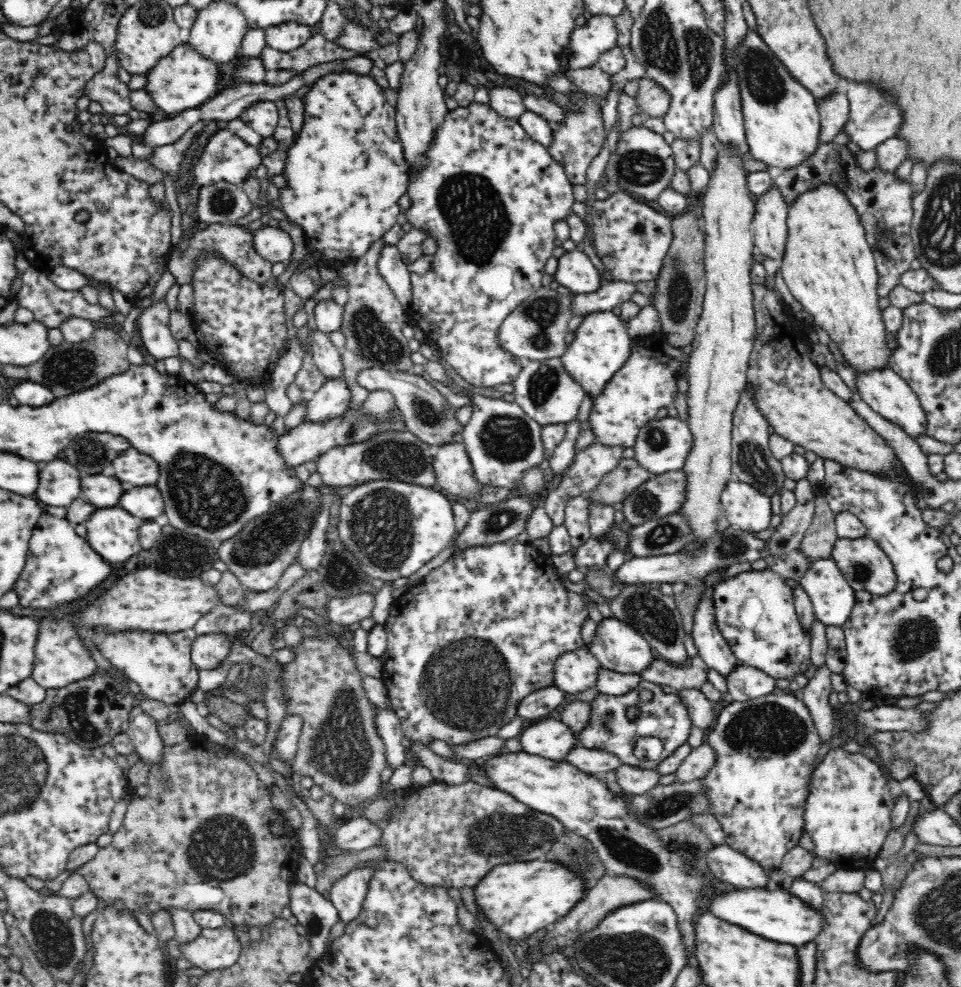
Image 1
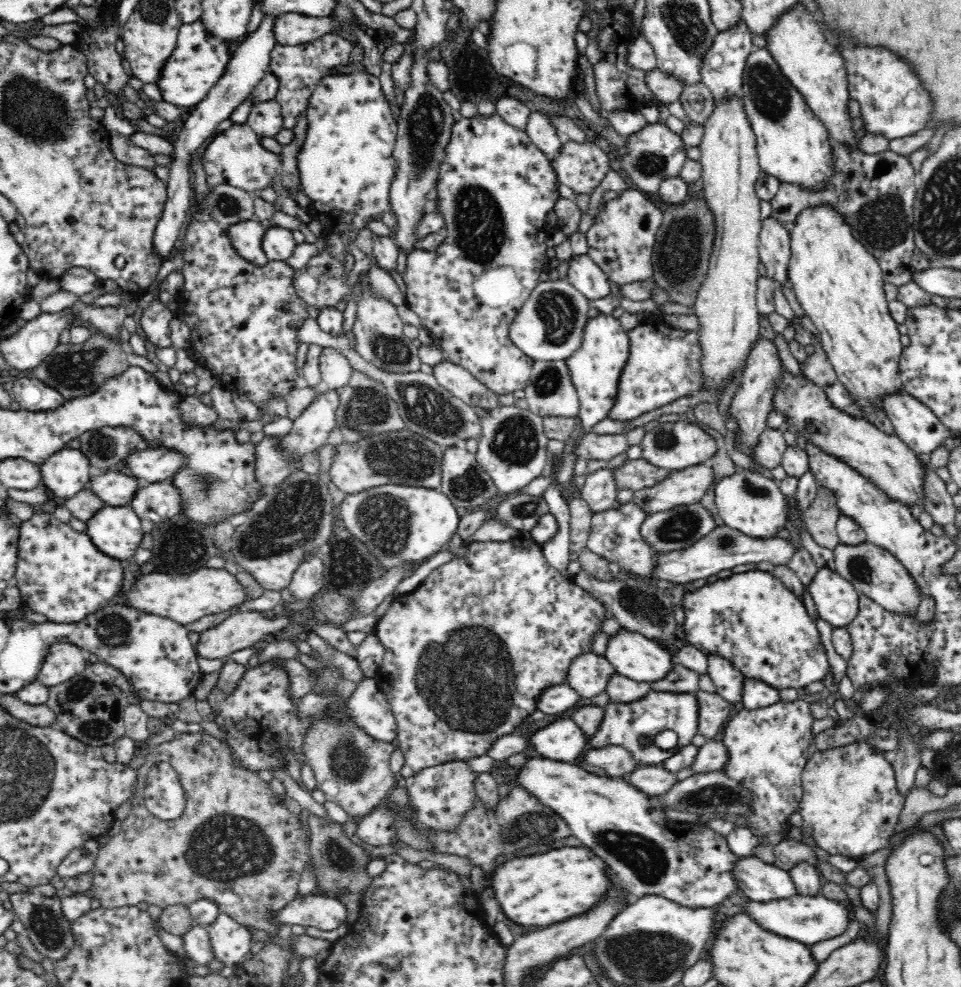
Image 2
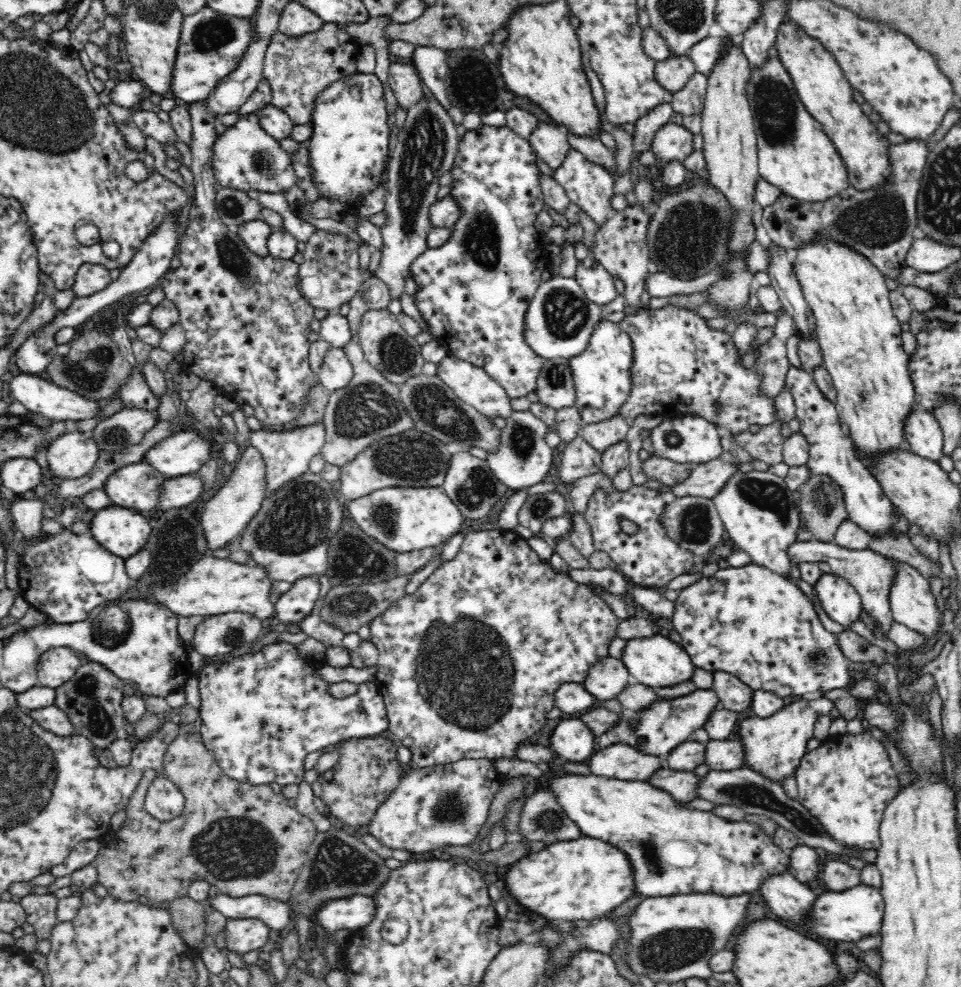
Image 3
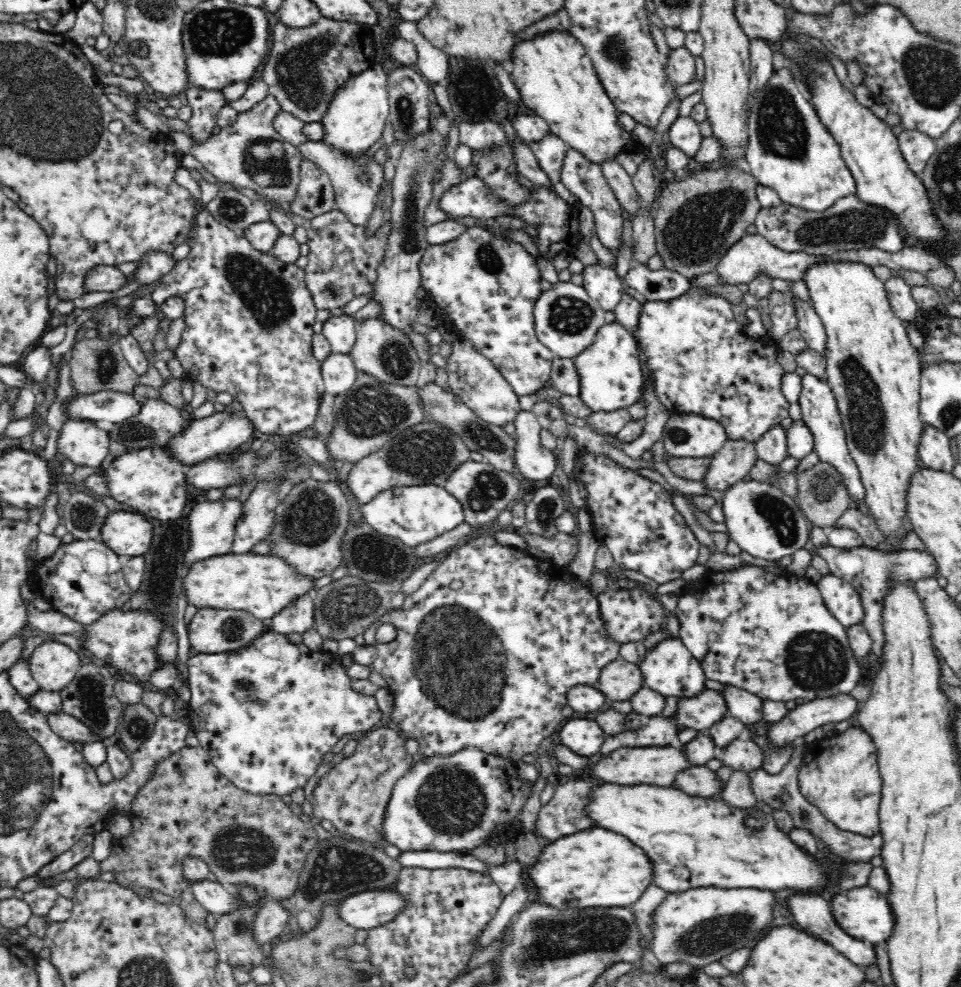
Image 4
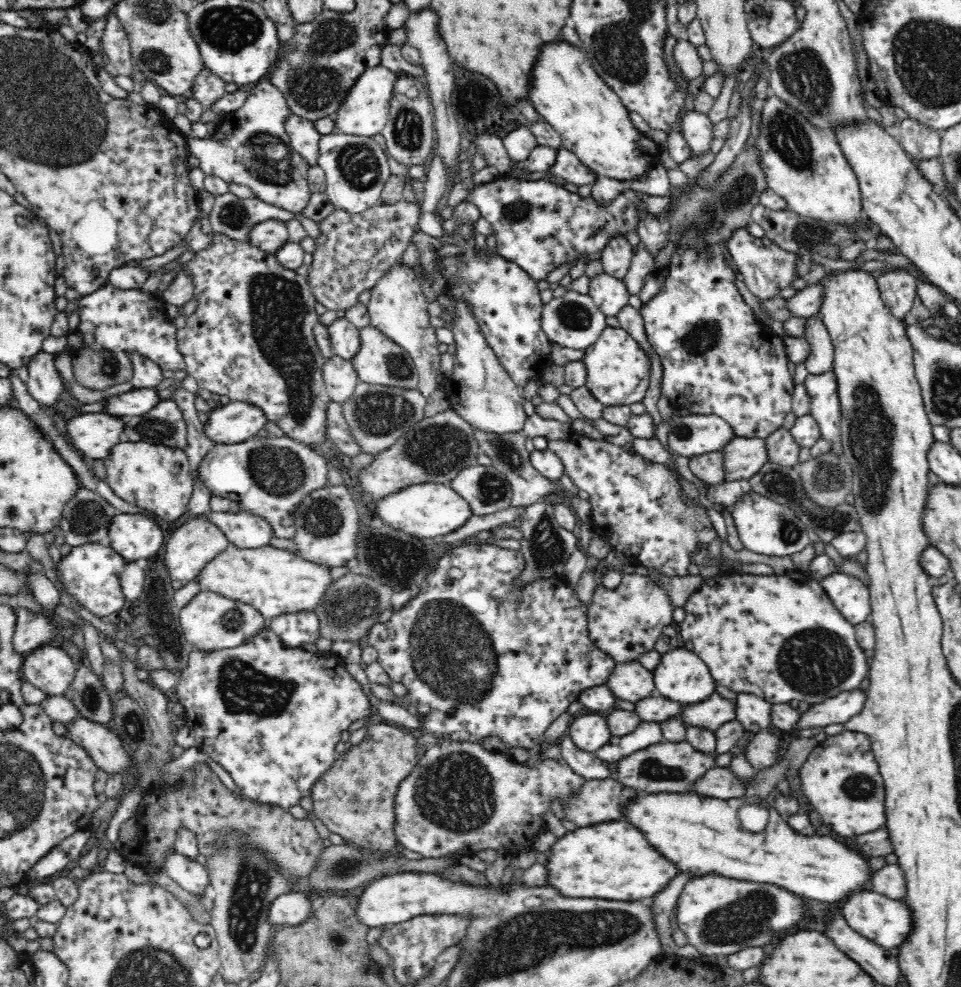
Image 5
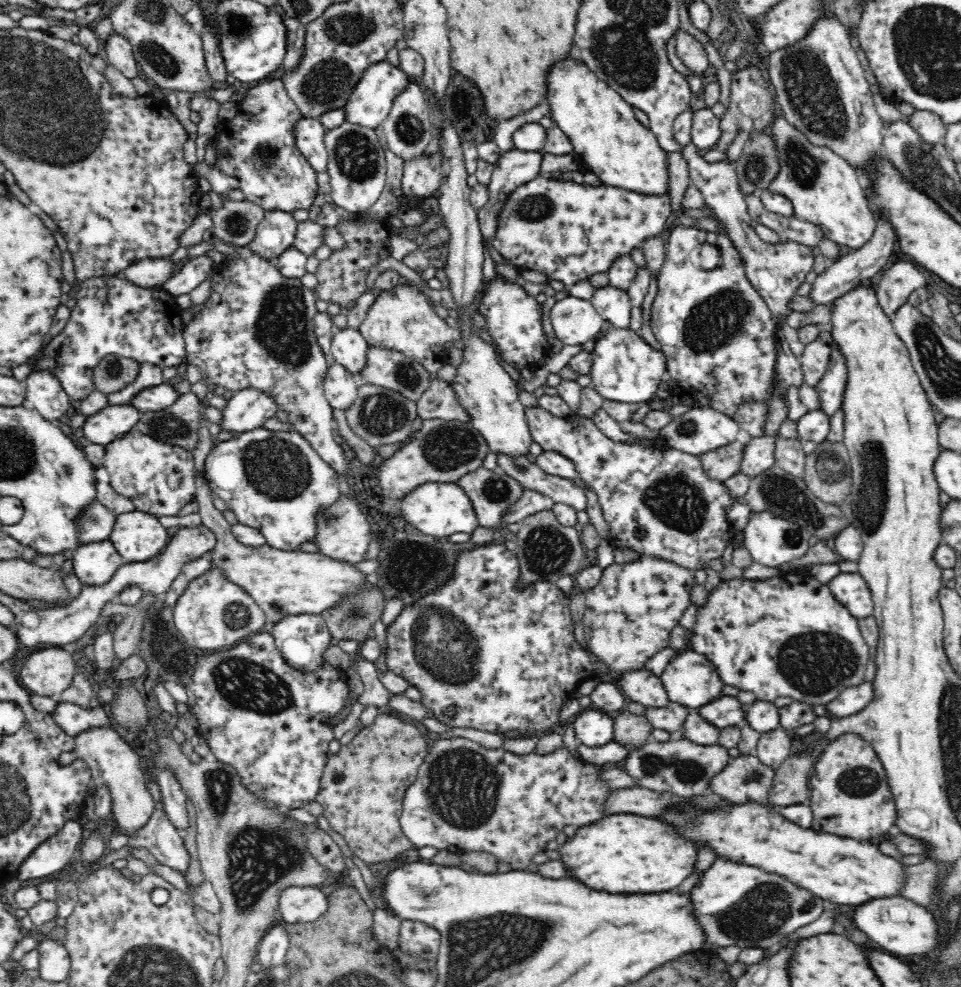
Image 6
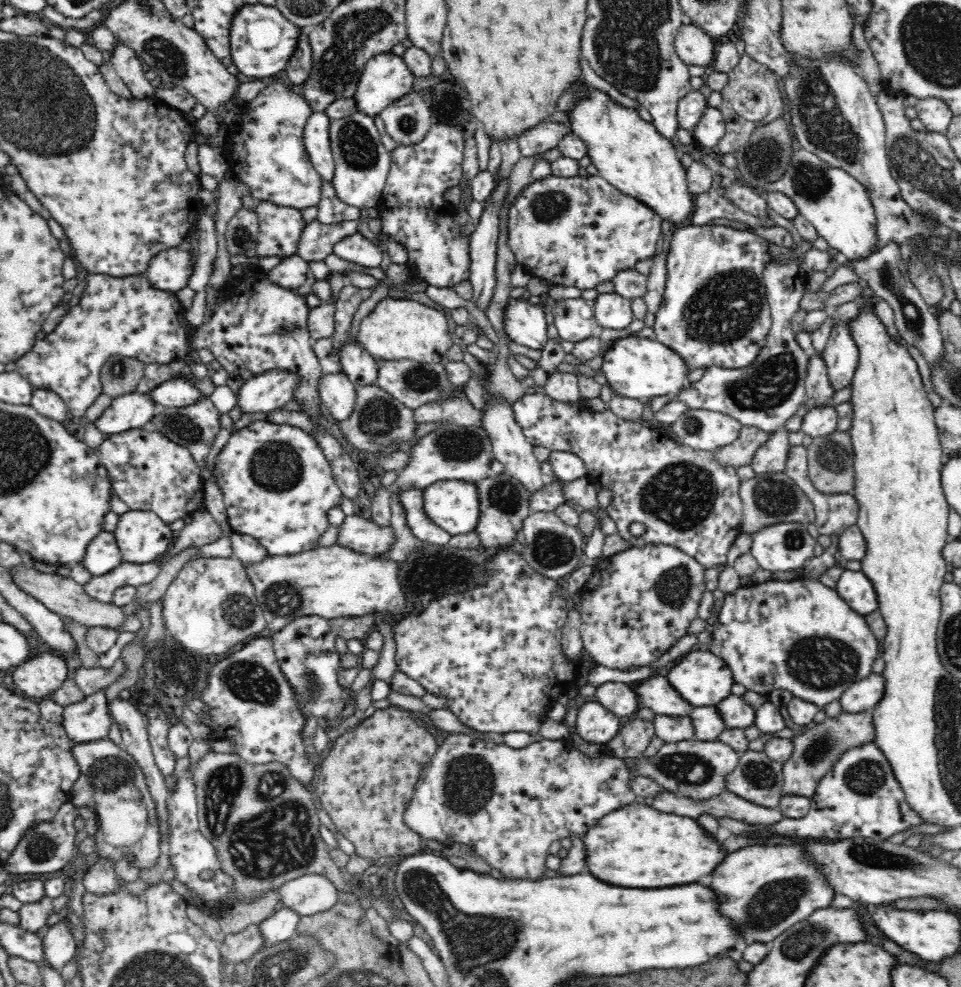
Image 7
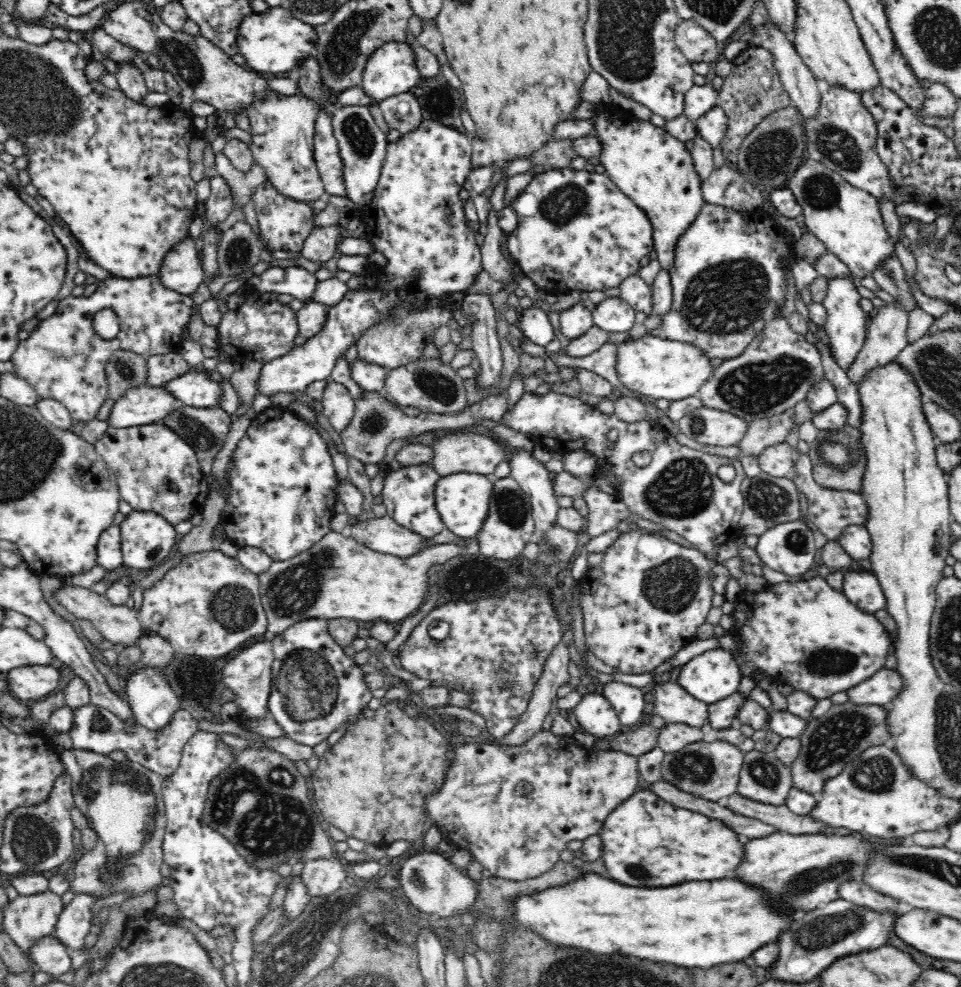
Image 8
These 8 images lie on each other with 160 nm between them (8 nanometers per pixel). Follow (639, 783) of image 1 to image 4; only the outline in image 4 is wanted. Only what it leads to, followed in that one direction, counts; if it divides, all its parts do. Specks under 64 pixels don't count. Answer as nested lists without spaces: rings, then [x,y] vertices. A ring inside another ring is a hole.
[[[706,765],[696,766],[692,770],[684,770],[676,778],[676,787],[692,796],[713,797],[724,790],[722,780],[716,771],[710,770]]]

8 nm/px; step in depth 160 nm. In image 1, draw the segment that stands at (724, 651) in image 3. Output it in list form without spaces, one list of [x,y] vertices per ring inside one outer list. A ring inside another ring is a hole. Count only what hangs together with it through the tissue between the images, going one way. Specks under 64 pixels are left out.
[[[768,568],[762,571],[750,570],[722,580],[713,588],[713,624],[740,664],[756,668],[772,679],[786,679],[789,683],[796,675],[804,673],[810,663],[810,632],[806,631],[806,627],[800,621],[792,588],[780,575]]]

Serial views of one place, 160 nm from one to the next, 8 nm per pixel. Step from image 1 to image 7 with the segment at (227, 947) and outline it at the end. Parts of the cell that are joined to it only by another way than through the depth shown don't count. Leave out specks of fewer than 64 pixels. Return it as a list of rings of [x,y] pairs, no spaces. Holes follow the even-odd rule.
[[[304,873],[279,886],[280,905],[292,907],[300,916],[328,910],[338,900],[337,886],[324,873]]]

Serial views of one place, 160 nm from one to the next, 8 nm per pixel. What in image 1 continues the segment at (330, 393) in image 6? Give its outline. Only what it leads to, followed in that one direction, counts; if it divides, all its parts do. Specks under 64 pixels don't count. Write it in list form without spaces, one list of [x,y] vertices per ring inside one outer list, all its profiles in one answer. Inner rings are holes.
[[[318,331],[313,333],[312,358],[326,381],[345,378],[342,349],[329,340],[329,337]]]

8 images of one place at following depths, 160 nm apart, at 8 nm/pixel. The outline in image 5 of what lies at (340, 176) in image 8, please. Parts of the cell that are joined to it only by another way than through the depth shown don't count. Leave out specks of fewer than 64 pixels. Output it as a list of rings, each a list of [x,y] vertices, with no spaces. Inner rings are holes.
[[[292,114],[285,127],[292,148],[299,152],[311,167],[316,166],[320,156],[319,142],[323,135],[316,129],[315,122]]]

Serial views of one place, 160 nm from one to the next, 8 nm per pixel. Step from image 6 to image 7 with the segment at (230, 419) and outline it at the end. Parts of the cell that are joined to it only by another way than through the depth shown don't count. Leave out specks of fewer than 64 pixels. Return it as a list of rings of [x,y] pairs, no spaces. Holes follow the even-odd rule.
[[[284,368],[264,369],[249,378],[238,390],[238,408],[242,413],[271,412],[282,409],[294,399],[302,382],[300,373]]]

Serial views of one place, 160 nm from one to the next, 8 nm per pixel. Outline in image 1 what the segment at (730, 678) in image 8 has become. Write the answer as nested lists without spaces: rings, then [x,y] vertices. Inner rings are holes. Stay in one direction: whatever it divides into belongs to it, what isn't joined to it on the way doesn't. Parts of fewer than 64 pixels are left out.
[[[608,614],[597,624],[594,639],[586,647],[588,647],[588,651],[596,655],[603,667],[618,672],[620,675],[640,675],[658,658],[655,651],[652,652],[652,645],[641,634],[628,626],[628,623],[613,618]]]

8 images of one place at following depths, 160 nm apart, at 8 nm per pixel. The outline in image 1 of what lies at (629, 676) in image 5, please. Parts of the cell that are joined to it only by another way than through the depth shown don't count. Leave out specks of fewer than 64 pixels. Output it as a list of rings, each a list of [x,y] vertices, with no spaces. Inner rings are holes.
[[[588,647],[566,652],[556,660],[555,685],[570,694],[580,694],[596,687],[603,665]]]

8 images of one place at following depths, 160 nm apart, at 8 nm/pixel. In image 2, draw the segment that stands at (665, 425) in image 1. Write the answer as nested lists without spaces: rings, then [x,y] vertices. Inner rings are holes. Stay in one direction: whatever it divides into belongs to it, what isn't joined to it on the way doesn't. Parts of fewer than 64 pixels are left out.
[[[688,420],[677,422],[660,422],[652,426],[642,438],[640,443],[642,457],[650,463],[672,470],[682,470],[692,465],[707,464],[710,458],[718,452],[718,446],[714,436],[704,432],[696,424],[689,423]]]

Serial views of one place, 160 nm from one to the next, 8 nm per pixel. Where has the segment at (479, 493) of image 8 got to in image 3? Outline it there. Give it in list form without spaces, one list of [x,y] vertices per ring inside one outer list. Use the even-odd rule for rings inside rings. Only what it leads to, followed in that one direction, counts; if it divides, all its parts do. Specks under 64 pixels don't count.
[[[386,487],[358,500],[345,500],[344,508],[358,526],[383,546],[399,553],[443,545],[462,529],[465,516],[442,487]]]

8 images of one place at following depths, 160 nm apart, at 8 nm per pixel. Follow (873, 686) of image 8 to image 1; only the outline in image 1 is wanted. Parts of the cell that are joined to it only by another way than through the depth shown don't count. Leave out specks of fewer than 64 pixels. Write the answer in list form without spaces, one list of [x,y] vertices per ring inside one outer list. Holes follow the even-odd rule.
[[[769,694],[748,702],[720,707],[708,744],[716,751],[716,764],[704,776],[708,797],[712,799],[712,816],[726,831],[726,844],[743,852],[762,868],[776,870],[787,850],[798,845],[803,819],[808,774],[816,762],[821,736],[817,733],[808,708],[794,694]]]

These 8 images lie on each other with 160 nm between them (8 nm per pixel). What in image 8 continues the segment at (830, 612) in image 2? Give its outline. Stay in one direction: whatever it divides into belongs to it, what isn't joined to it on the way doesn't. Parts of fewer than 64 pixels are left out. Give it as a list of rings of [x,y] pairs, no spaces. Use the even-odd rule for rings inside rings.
[[[859,569],[845,572],[845,582],[840,591],[858,609],[876,613],[887,608],[882,585],[871,572]]]

